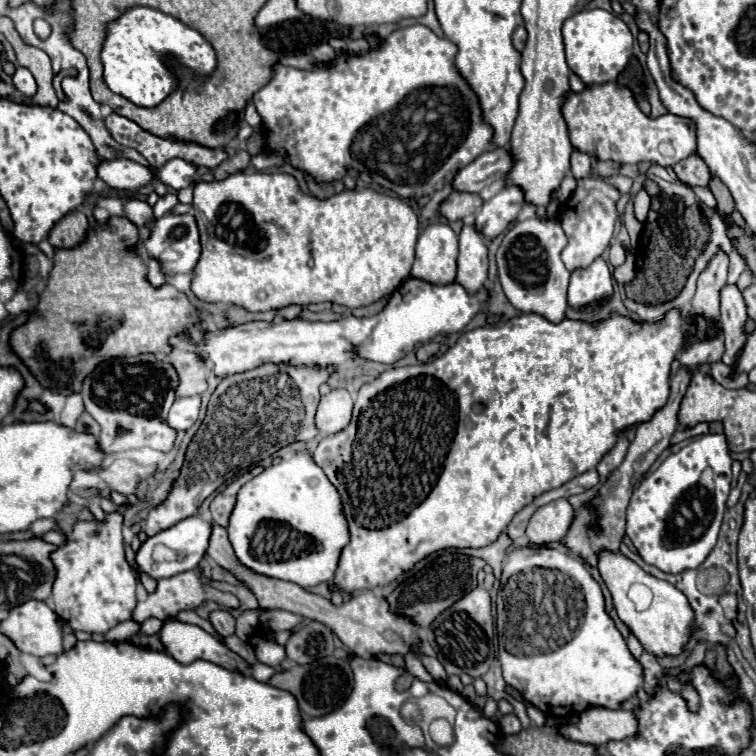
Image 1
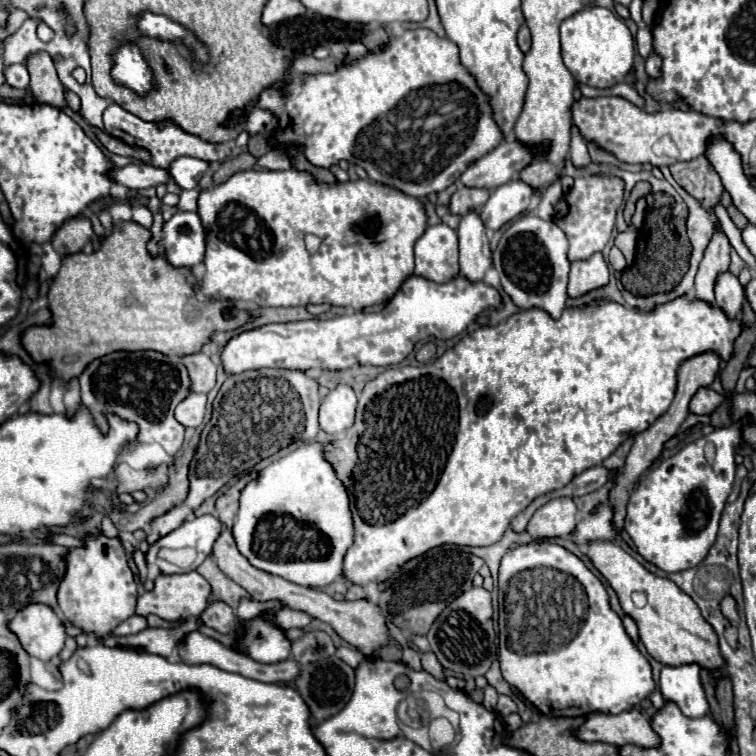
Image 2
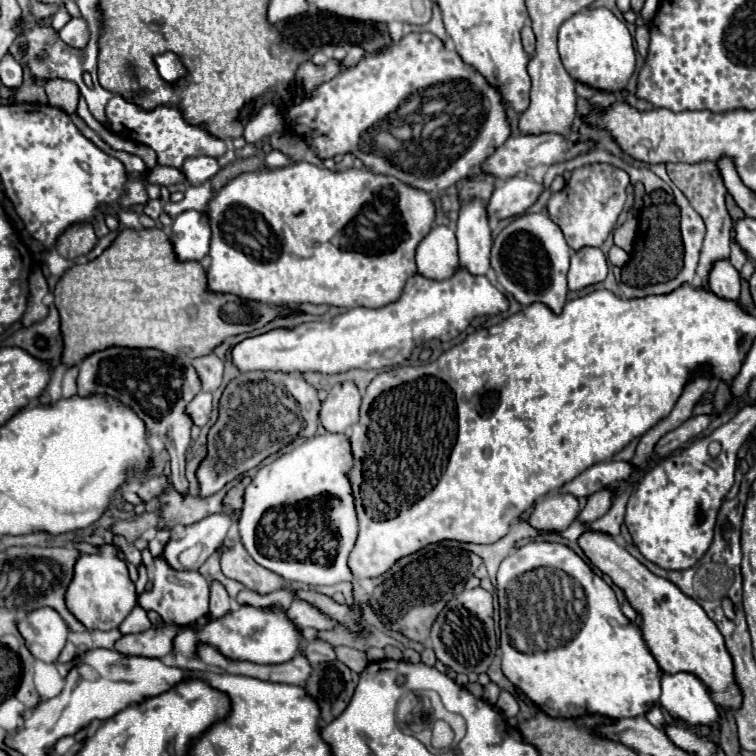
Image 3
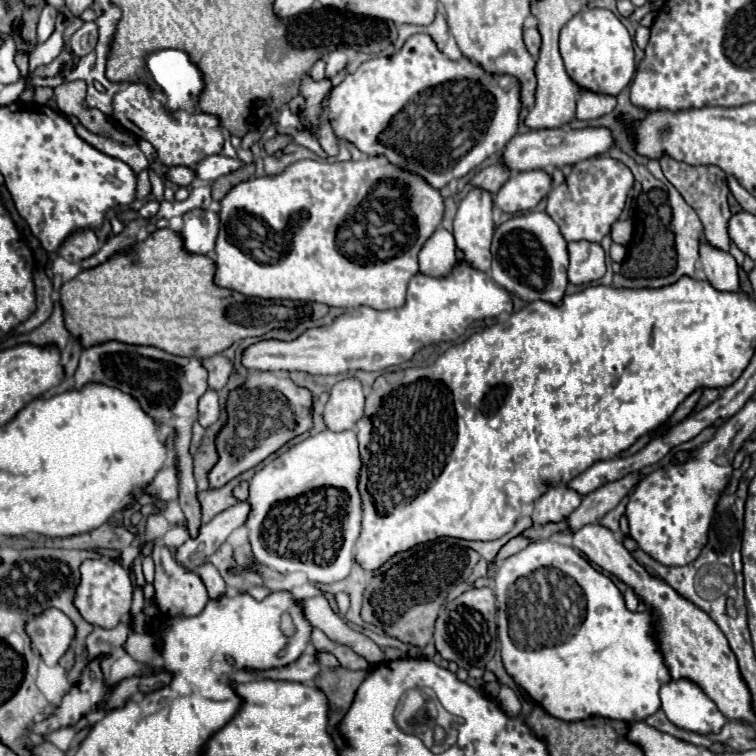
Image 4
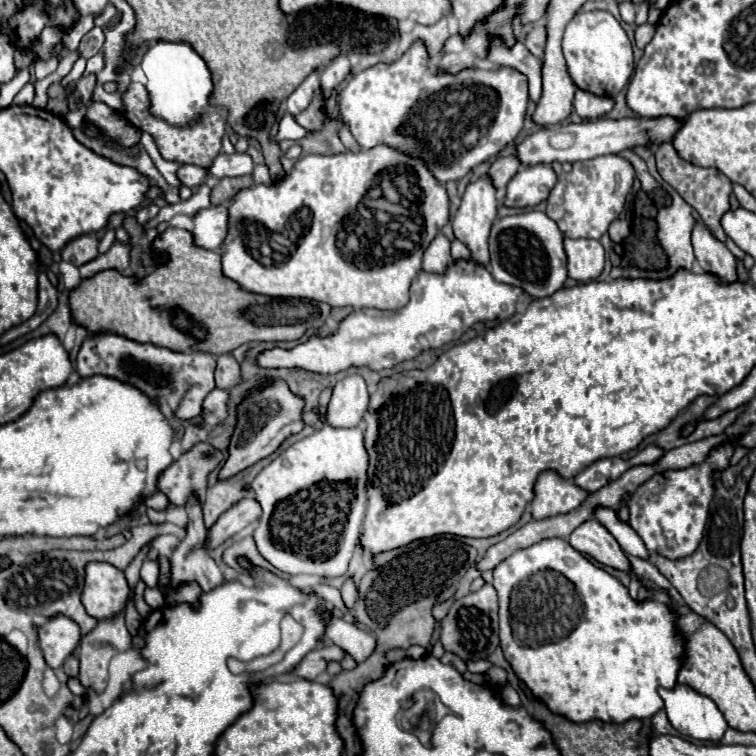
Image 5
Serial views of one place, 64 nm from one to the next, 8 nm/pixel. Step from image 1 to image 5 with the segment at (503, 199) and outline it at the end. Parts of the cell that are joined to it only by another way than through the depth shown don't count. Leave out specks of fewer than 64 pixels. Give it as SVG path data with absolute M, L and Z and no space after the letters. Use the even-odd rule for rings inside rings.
M538 164L520 168L520 172L516 172L516 176L508 182L502 204L508 208L534 208L548 198L554 184L556 174L550 166Z

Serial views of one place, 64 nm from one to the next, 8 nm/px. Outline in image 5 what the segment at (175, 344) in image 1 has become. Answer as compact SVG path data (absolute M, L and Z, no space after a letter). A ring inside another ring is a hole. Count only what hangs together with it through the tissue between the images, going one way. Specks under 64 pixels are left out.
M222 354L216 358L216 372L214 372L216 388L232 388L240 382L240 364L230 356Z

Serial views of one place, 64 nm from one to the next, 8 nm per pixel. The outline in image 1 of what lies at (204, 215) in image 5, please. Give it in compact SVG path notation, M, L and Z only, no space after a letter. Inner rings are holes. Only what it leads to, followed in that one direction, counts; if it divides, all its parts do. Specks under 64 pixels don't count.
M166 214L166 216L152 222L148 238L140 240L136 246L144 248L148 258L158 260L160 266L162 266L162 272L168 278L172 278L176 274L188 274L190 270L194 270L194 266L200 258L200 238L198 238L196 220L194 220L192 214L182 214L182 216Z

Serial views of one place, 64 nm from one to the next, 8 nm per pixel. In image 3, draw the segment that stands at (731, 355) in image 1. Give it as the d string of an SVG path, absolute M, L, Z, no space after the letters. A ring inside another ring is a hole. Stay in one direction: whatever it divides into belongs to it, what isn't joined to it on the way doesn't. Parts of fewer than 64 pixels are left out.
M720 260L712 266L708 284L710 284L710 290L716 292L716 296L720 296L724 300L738 302L738 298L740 298L740 276L728 260Z

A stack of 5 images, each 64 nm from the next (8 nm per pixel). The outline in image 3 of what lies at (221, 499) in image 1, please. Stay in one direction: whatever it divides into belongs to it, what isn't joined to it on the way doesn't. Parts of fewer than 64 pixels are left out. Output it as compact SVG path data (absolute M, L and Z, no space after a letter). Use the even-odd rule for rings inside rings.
M242 478L234 488L230 488L226 492L226 496L224 496L224 506L226 508L230 508L234 512L238 512L242 508L242 492L244 492L244 488L246 488L248 482L250 482L250 478Z

